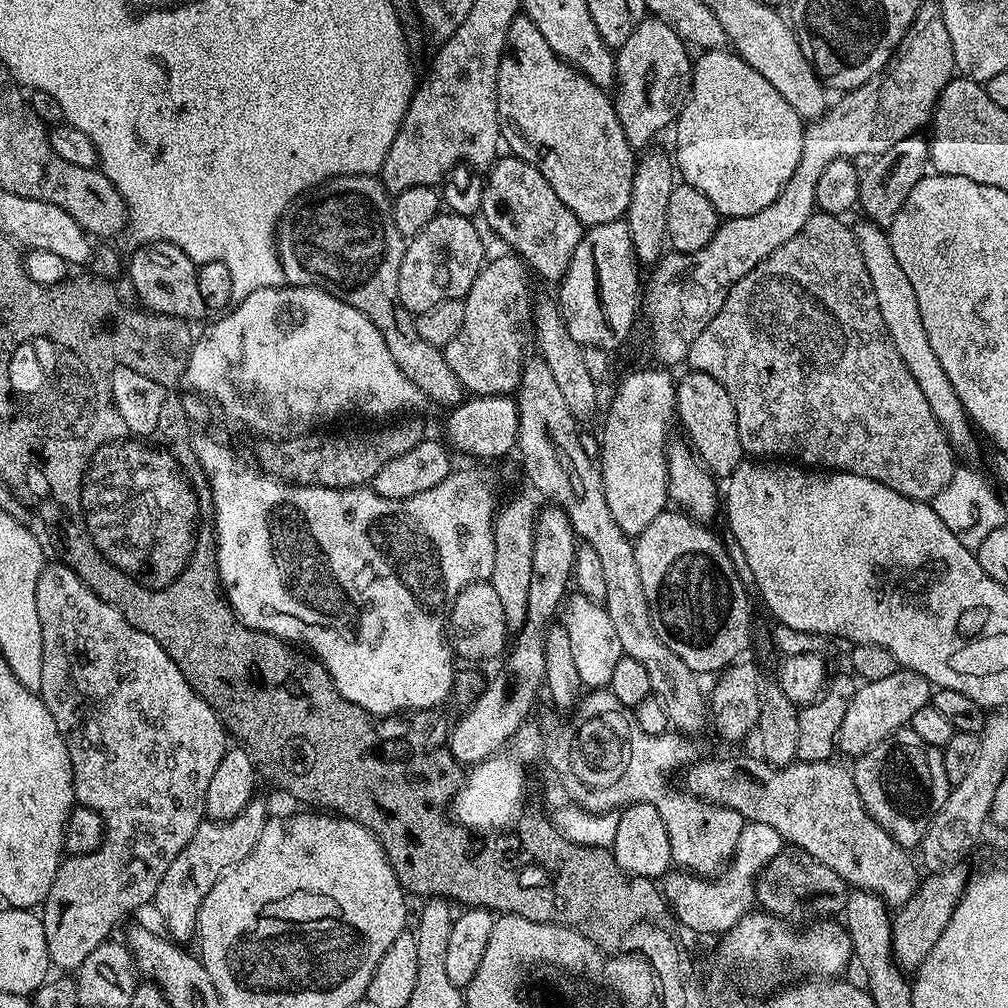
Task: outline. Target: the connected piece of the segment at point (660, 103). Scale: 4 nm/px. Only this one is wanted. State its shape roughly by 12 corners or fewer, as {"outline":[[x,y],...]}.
{"outline":[[645,15],[615,53],[618,122],[644,150],[692,89],[689,45]]}

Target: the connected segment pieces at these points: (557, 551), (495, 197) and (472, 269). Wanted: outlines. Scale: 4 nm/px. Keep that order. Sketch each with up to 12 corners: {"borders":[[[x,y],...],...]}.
{"borders":[[[560,507],[535,524],[526,618],[492,681],[448,736],[474,766],[501,751],[545,678],[545,636],[578,538]],[[501,155],[479,215],[537,277],[560,281],[584,223],[540,171]],[[466,216],[407,241],[398,294],[415,314],[463,300],[486,263]]]}

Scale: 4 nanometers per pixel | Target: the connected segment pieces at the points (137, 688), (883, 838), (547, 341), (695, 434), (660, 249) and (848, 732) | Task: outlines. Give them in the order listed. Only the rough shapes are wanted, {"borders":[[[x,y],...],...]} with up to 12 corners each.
{"borders":[[[45,563],[38,695],[100,848],[42,905],[79,970],[155,901],[230,736],[170,654]],[[697,759],[689,796],[778,830],[889,906],[911,855],[847,767]],[[555,299],[535,301],[534,344],[578,422],[596,412],[598,381]],[[691,370],[676,380],[683,435],[727,478],[745,459],[726,386]],[[669,153],[636,161],[626,213],[644,266],[665,255],[674,187]],[[897,670],[859,685],[836,735],[849,758],[911,725],[934,688]]]}

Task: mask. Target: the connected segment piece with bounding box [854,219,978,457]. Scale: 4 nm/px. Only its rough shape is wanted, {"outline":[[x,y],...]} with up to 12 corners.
{"outline":[[854,228],[886,334],[961,457],[976,448],[887,231]]}

